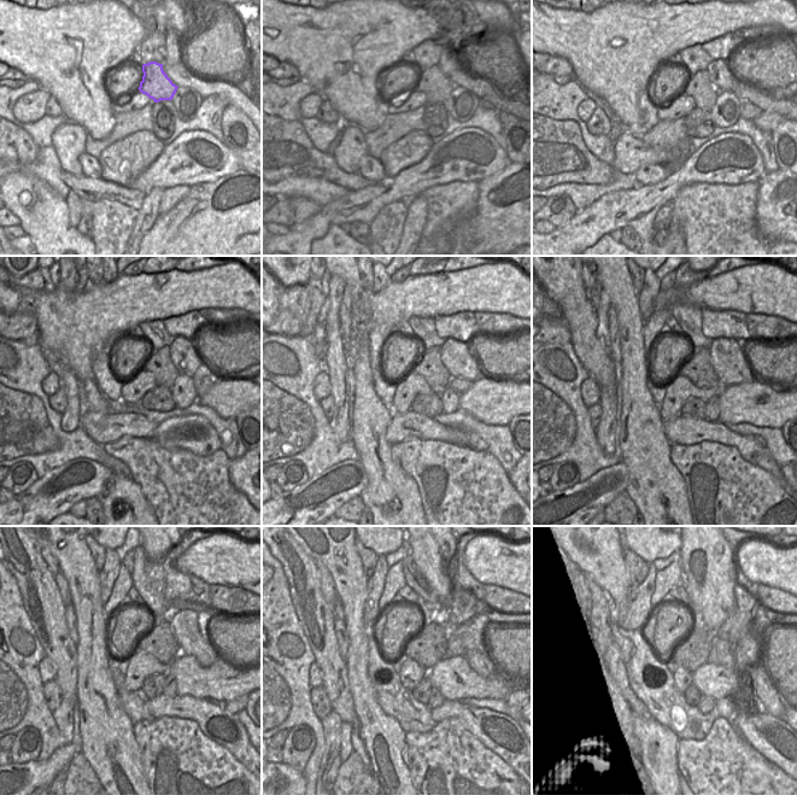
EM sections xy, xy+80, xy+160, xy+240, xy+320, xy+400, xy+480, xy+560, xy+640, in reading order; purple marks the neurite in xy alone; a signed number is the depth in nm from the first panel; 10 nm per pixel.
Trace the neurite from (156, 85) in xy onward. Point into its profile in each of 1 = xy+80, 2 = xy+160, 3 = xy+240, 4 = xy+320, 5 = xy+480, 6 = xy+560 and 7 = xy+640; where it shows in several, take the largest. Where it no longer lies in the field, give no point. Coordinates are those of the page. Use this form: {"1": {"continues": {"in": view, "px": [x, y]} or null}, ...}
{"1": {"continues": {"in": "xy+80", "px": [432, 81]}}, "2": {"continues": {"in": "xy+160", "px": [699, 87]}}, "3": {"continues": {"in": "xy+240", "px": [159, 362]}}, "4": {"continues": {"in": "xy+320", "px": [429, 366]}}, "5": {"continues": {"in": "xy+480", "px": [160, 642]}}, "6": {"continues": {"in": "xy+560", "px": [427, 648]}}, "7": {"continues": {"in": "xy+640", "px": [693, 650]}}}

